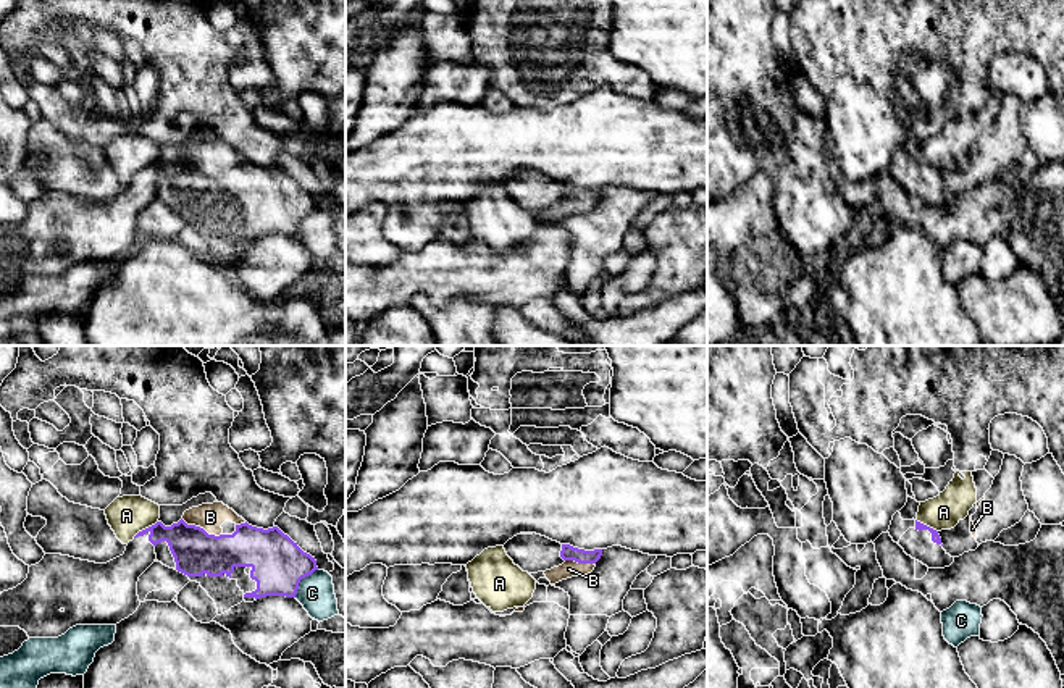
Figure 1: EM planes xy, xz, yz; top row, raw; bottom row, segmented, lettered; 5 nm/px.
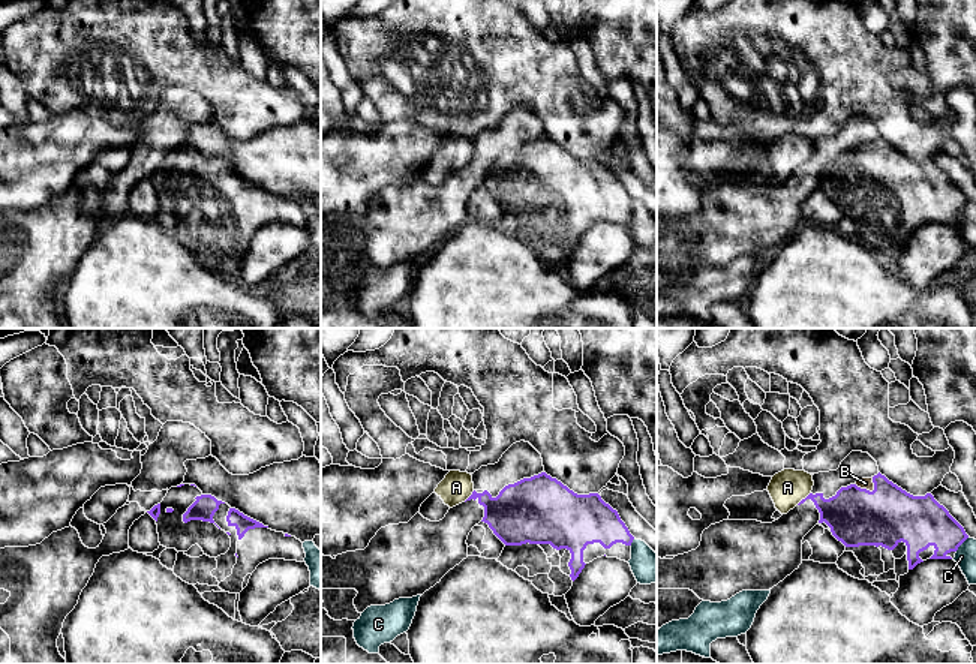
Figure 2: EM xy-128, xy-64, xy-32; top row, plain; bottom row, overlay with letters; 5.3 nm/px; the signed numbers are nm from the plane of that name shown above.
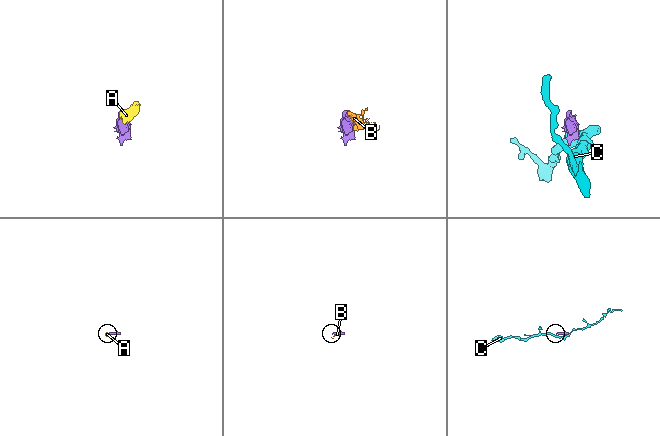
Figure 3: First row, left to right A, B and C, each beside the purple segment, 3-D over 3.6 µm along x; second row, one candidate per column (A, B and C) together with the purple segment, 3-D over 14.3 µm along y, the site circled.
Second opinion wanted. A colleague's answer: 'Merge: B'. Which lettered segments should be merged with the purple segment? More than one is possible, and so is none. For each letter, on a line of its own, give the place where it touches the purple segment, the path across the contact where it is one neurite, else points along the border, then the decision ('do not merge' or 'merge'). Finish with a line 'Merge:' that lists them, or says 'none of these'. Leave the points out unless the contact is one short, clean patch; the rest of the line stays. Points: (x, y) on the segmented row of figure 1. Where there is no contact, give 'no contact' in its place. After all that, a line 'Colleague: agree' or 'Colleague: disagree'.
A: meets purple in xy at (146, 528); border along xy (157, 520), (133, 536); do not merge
B: meets purple in xy at (202, 528); runs through xy (196, 553), (197, 536), (202, 528), (210, 517); merge
C: meets purple in xy at (301, 578); border along xy (317, 569), (301, 580), (294, 596); do not merge
Merge: B
Colleague: agree

